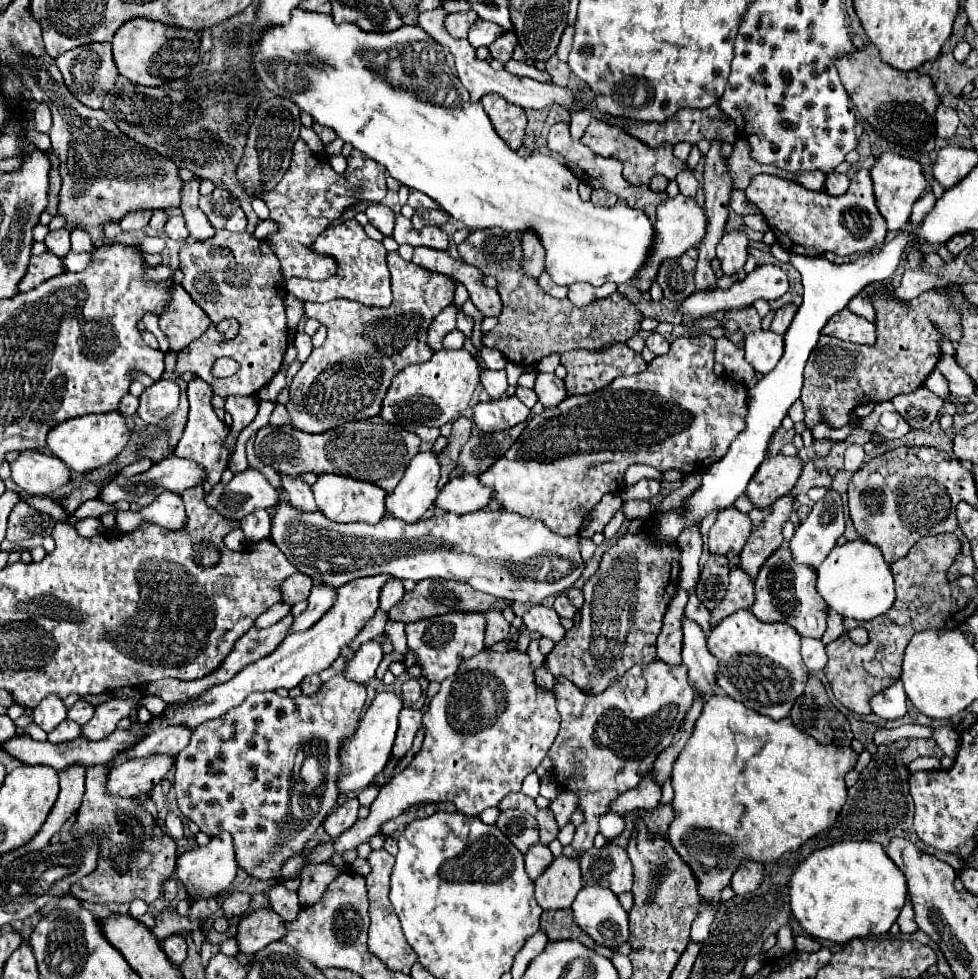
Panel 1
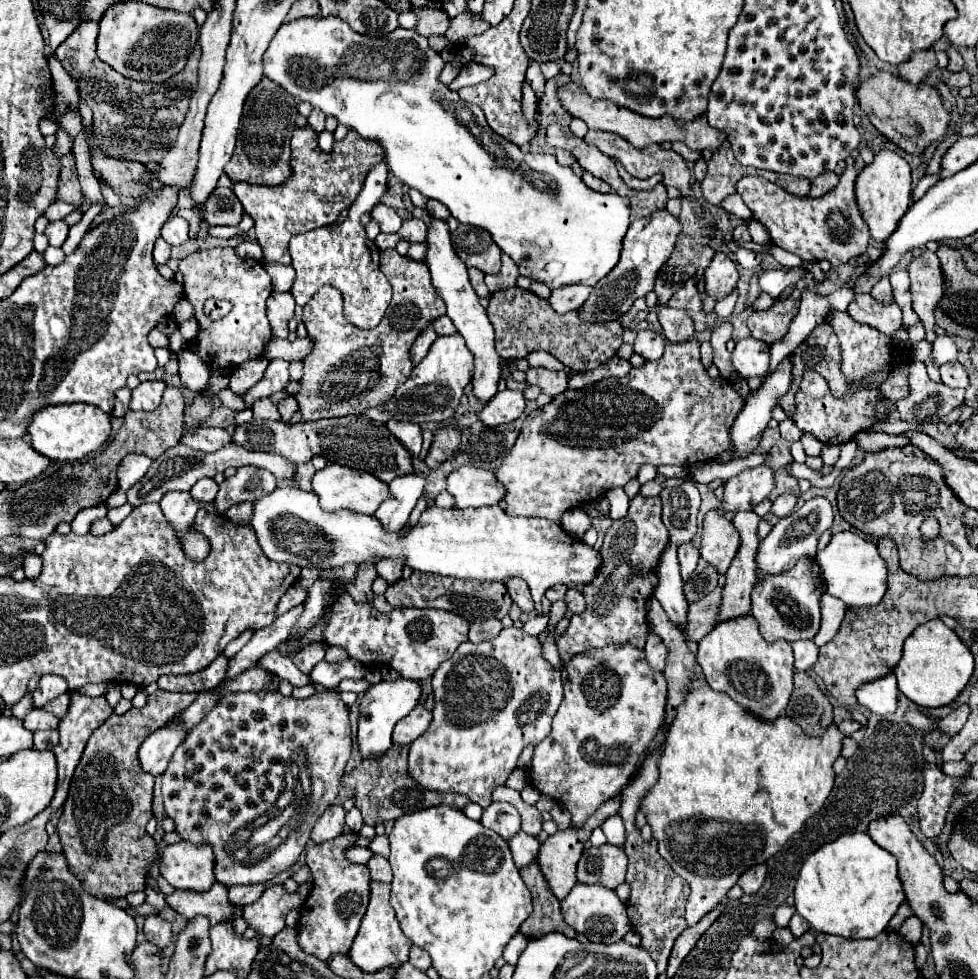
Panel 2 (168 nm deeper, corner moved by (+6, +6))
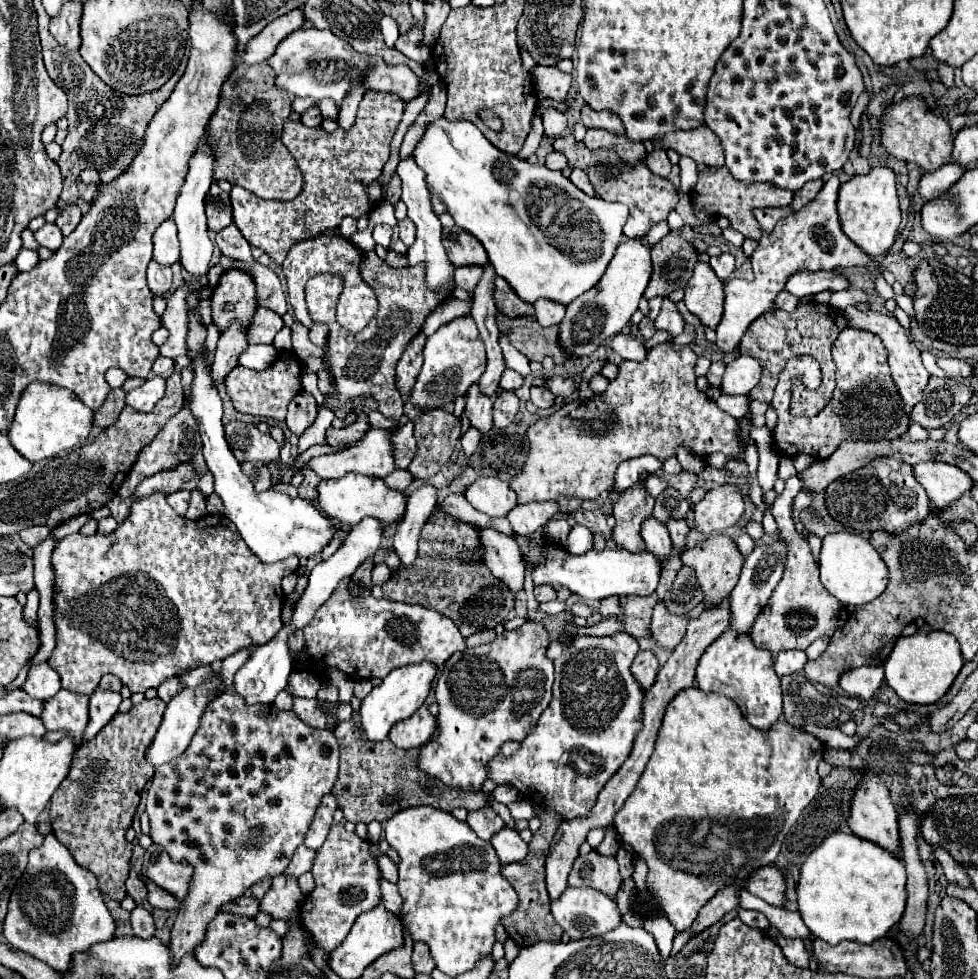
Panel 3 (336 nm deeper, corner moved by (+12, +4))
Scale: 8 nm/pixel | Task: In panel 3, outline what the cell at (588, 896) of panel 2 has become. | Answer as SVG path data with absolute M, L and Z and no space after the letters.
M566 888L564 894L552 902L552 916L572 940L604 936L622 924L622 912L618 904L610 896L604 896L592 888Z

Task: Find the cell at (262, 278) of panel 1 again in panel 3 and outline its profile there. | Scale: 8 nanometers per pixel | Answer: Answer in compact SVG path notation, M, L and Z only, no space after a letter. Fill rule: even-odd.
M230 268L220 276L220 282L214 288L210 300L212 300L212 320L218 326L220 334L234 320L240 322L244 330L248 330L256 312L256 282L248 272ZM224 302L234 304L234 310L224 312L222 310Z

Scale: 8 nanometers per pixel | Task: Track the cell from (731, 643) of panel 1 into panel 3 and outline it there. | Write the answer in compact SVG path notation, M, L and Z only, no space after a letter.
M728 628L718 640L714 640L714 644L710 644L698 660L696 680L704 692L716 692L734 700L746 720L758 730L770 728L780 718L782 686L774 672L772 652L756 648L746 632L734 632Z

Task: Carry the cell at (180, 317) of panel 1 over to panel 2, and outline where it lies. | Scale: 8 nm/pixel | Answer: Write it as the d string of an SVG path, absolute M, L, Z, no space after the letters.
M192 318L192 320L188 320L188 322L184 322L184 324L180 324L180 332L184 334L184 338L186 338L186 342L192 342L192 340L196 338L196 334L198 334L198 330L200 330L200 326L198 326L198 322L196 322L196 318Z

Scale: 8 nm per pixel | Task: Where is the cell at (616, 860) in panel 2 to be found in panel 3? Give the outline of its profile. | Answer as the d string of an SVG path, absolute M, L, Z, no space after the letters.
M598 852L578 856L568 878L568 886L594 888L598 892L604 892L610 898L616 896L620 884L622 884L622 878L618 872L616 858L602 856Z

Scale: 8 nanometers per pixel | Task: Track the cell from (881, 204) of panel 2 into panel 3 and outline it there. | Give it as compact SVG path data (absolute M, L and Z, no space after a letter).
M876 166L866 176L852 176L838 192L838 214L842 230L850 236L868 256L886 254L892 246L900 226L900 206L896 192L896 174L888 166Z

